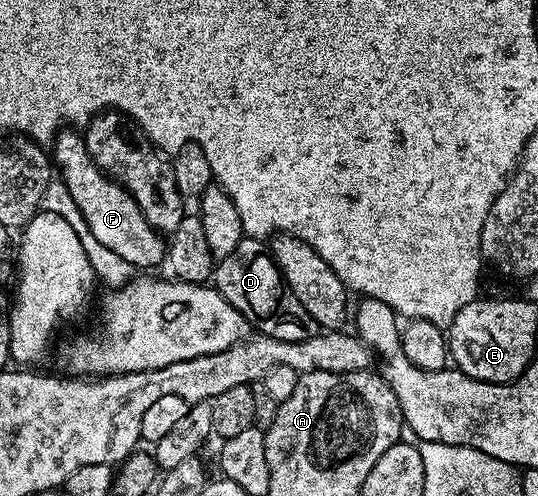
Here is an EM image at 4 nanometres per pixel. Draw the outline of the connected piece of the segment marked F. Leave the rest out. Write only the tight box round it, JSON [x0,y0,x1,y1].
[54,131,166,271]

